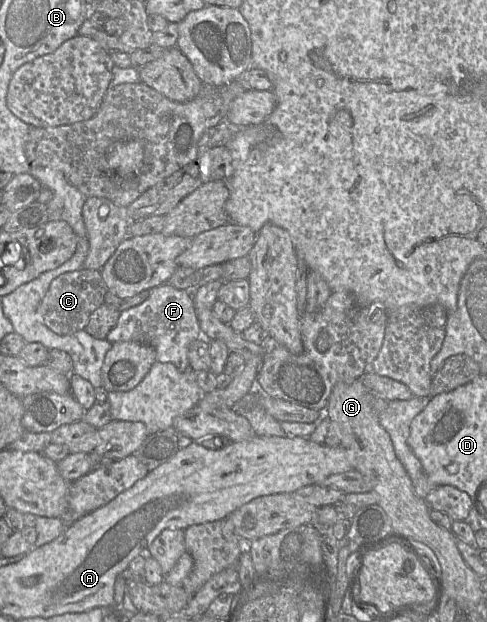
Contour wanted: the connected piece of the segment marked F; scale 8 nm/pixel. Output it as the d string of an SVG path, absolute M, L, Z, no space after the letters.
M164 283L151 289L149 297L141 304L120 312L116 326L106 340L116 342L135 341L151 345L156 350L156 361L173 363L181 372L190 368L189 346L202 337L191 292Z

